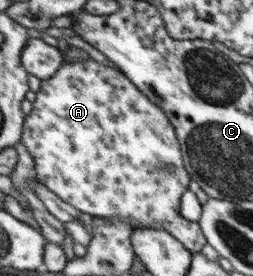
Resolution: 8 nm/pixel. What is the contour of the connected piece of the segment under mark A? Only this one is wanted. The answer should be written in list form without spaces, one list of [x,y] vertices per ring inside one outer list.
[[[91,57],[66,62],[54,77],[41,80],[40,89],[36,92],[36,99],[32,104],[32,111],[25,116],[21,141],[33,157],[38,182],[44,184],[48,189],[57,194],[59,198],[62,198],[81,212],[90,214],[93,217],[103,217],[109,220],[117,217],[129,219],[132,222],[132,232],[135,229],[166,230],[170,235],[179,240],[183,246],[188,247],[192,253],[200,252],[203,245],[206,244],[206,238],[199,224],[197,226],[179,224],[179,220],[181,220],[181,216],[179,216],[179,200],[181,200],[183,192],[187,190],[187,186],[193,186],[193,184],[183,159],[183,148],[180,146],[175,126],[171,119],[169,119],[169,115],[161,107],[157,106],[156,103],[153,103],[143,91],[137,88],[132,80],[125,76],[123,71],[113,69],[113,67],[106,67],[94,61]]]

